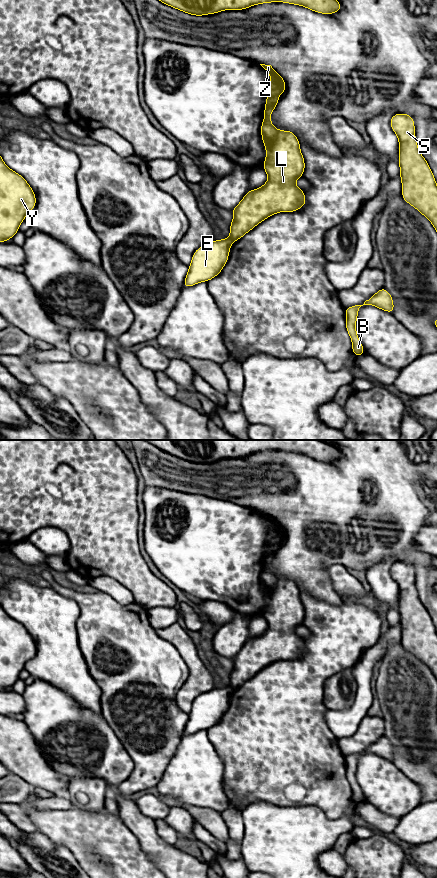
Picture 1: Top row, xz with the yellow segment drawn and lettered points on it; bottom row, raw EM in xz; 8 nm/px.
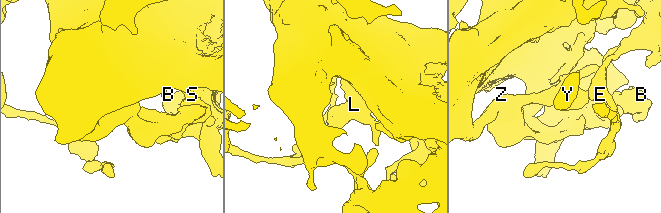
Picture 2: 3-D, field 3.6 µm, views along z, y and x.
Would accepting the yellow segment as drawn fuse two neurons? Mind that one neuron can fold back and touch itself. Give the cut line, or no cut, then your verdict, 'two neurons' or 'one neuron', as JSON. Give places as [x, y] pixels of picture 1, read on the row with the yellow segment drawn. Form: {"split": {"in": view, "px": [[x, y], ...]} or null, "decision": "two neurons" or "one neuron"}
{"split": {"in": "xz", "px": [[229, 237], [232, 242]]}, "decision": "two neurons"}

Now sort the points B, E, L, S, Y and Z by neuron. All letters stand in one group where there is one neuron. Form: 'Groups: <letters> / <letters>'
Groups: B L S Z / E Y

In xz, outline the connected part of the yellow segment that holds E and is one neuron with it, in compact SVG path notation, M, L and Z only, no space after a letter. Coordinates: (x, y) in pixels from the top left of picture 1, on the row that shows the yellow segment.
M230 238L214 240L198 248L188 266L183 288L191 287L200 282L207 282L216 277L228 261L232 245Z

